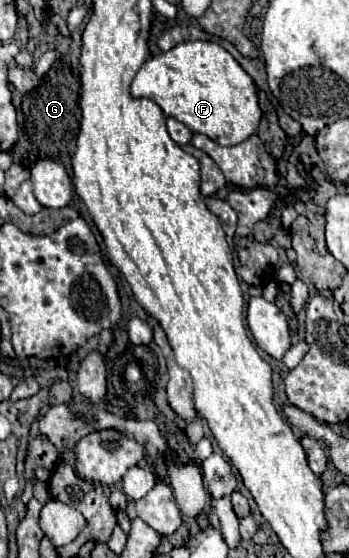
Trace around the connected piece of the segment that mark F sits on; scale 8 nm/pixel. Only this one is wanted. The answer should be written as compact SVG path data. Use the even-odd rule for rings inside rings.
M184 41L168 53L148 59L132 81L132 97L156 101L168 117L176 117L192 133L202 133L220 145L246 141L262 119L252 77L226 49L210 41Z

